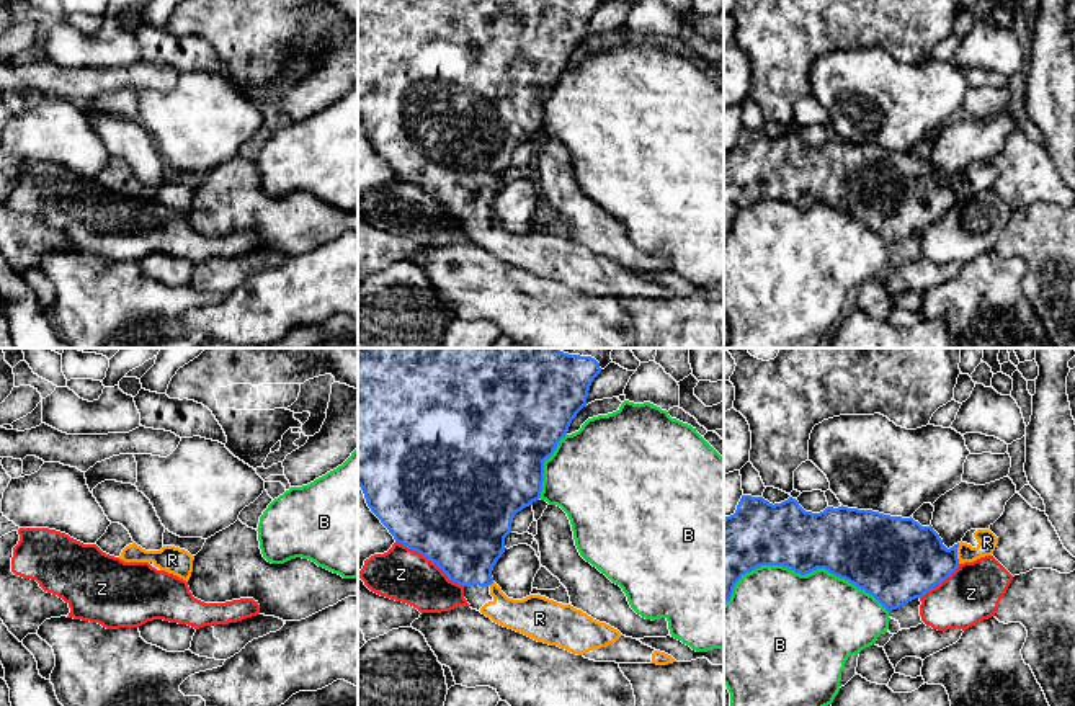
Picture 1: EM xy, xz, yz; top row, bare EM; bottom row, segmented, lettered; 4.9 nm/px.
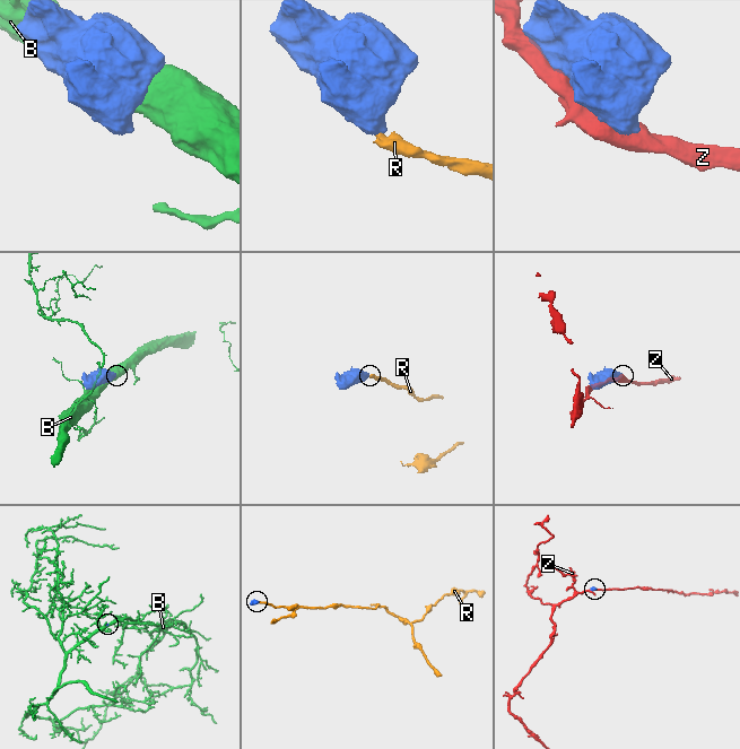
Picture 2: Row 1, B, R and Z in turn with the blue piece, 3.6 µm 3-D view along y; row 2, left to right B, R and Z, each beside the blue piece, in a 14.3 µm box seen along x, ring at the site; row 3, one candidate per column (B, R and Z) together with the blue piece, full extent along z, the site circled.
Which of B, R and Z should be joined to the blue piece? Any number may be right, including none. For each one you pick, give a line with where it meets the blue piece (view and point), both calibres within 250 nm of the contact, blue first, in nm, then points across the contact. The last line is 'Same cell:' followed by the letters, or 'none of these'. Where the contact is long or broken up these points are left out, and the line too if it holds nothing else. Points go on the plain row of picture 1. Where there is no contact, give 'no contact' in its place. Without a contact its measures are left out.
R: yz (956, 187) | 360/100 nm | across yz (907, 193), (950, 193), (956, 187), (976, 187), (987, 175)
Same cell: R

